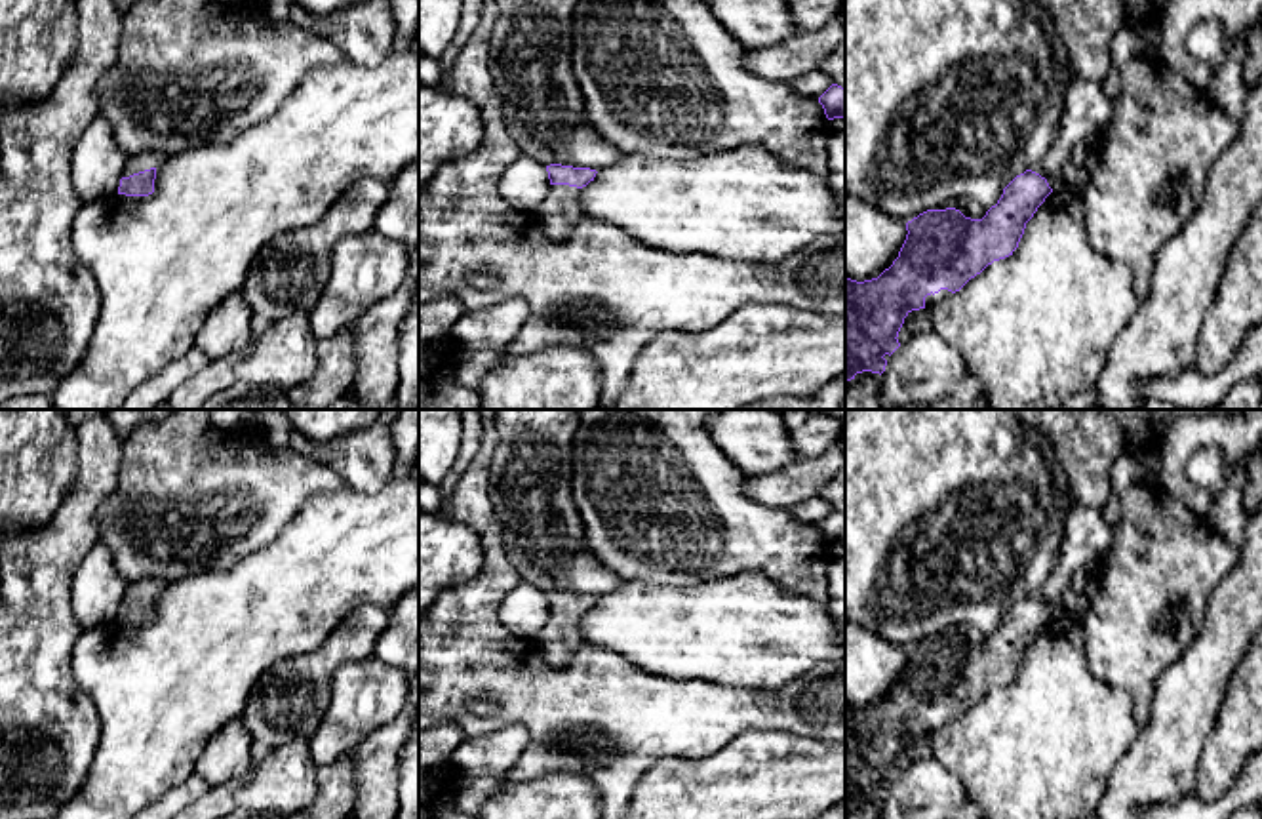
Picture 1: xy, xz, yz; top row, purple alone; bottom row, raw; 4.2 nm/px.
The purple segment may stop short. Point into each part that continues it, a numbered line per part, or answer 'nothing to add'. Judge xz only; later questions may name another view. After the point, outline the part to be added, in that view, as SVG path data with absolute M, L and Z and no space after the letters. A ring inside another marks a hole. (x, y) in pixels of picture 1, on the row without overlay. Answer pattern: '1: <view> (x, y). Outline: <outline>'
1: xz (560, 640). Outline: M550 611L548 625L535 638L535 646L548 665L567 665L586 646L581 632L581 615Z

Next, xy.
1: xy (139, 589). Outline: M135 581L126 585L126 592L122 604L129 604L133 600L156 594L166 583L164 581Z

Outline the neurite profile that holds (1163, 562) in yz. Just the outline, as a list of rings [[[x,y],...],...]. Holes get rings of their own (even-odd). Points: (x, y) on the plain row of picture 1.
[[[1134,480],[1119,497],[1121,522],[1104,552],[1104,577],[1098,594],[1085,609],[1083,640],[1091,672],[1112,688],[1123,689],[1142,726],[1152,720],[1155,678],[1169,669],[1193,642],[1214,587],[1237,566],[1241,549],[1226,543],[1207,518],[1195,516],[1180,499],[1155,484]]]

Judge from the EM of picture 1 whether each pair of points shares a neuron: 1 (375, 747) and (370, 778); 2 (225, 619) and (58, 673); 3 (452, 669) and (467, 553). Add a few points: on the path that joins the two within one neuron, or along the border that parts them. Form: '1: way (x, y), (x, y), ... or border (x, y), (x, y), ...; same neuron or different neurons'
1: way (375, 755), (375, 770); same neuron
2: border (84, 629), (73, 650), (73, 679), (98, 707); different neurons
3: border (480, 539), (482, 568), (438, 595); different neurons

